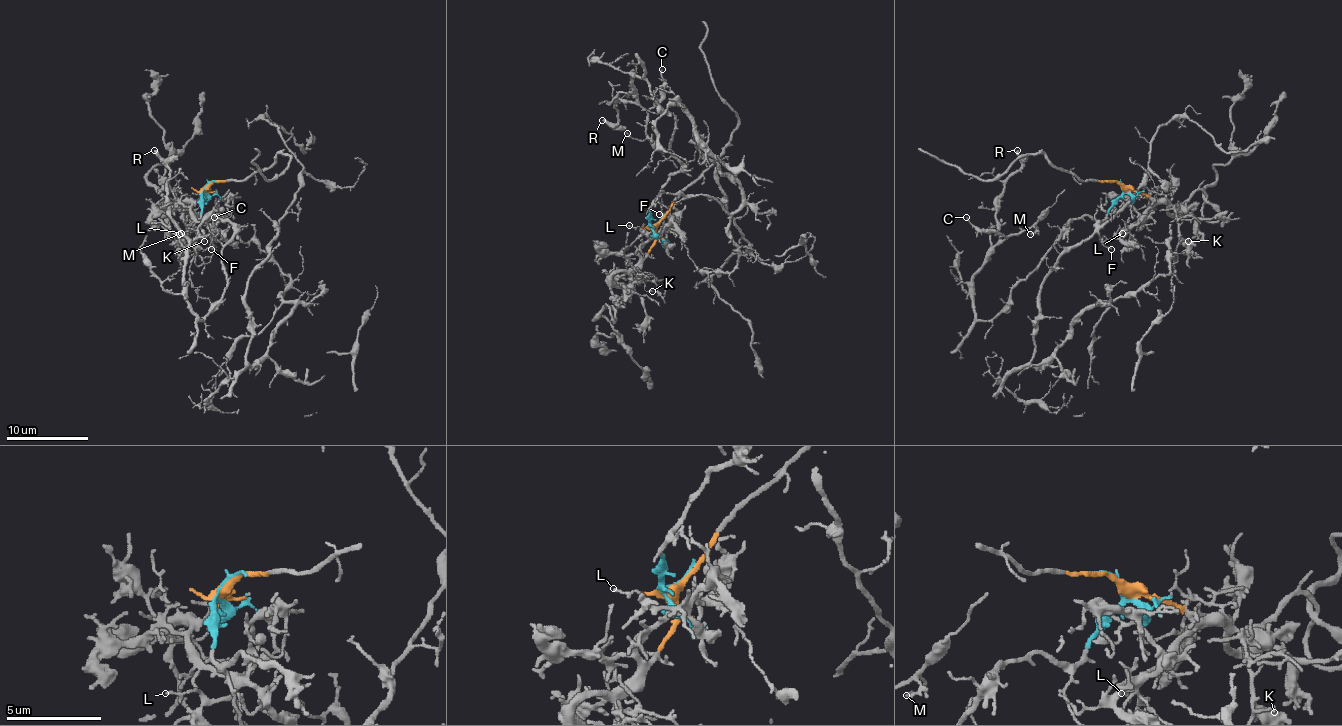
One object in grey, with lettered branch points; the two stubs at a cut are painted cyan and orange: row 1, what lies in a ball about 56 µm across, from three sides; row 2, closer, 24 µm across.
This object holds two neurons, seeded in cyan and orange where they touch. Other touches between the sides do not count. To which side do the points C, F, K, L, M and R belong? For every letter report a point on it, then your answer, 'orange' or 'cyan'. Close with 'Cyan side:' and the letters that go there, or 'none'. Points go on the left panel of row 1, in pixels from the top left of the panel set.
C: at (214, 217); cyan
F: at (211, 249); cyan
K: at (204, 241); orange
L: at (181, 233); orange
M: at (179, 234); cyan
R: at (154, 150); cyan
Cyan side: C, F, M, R

